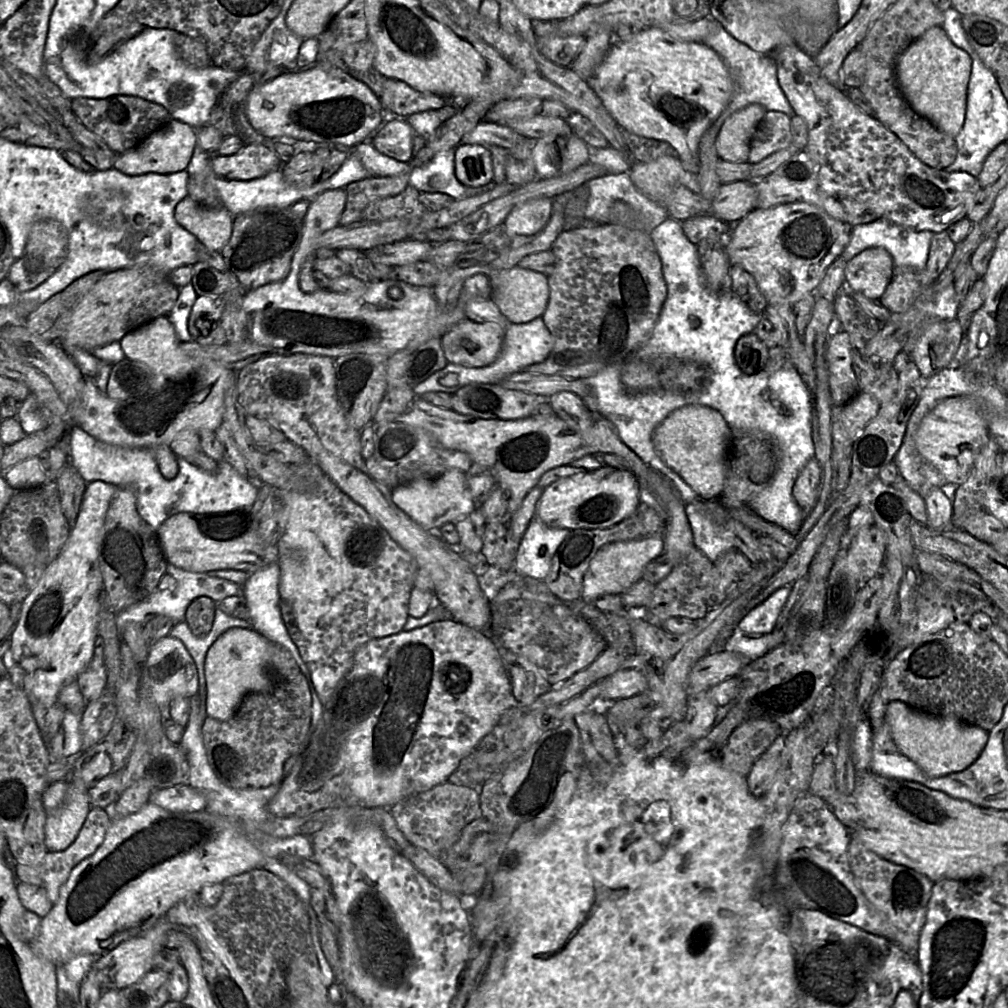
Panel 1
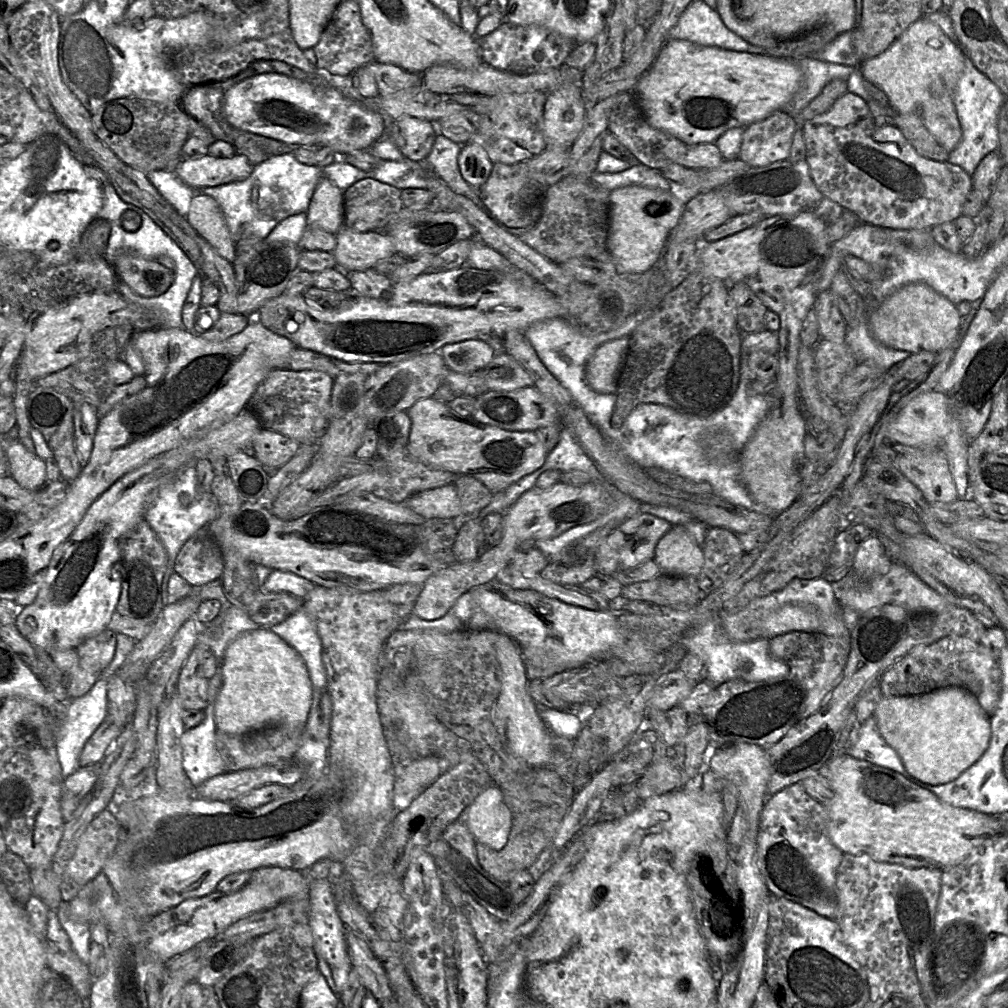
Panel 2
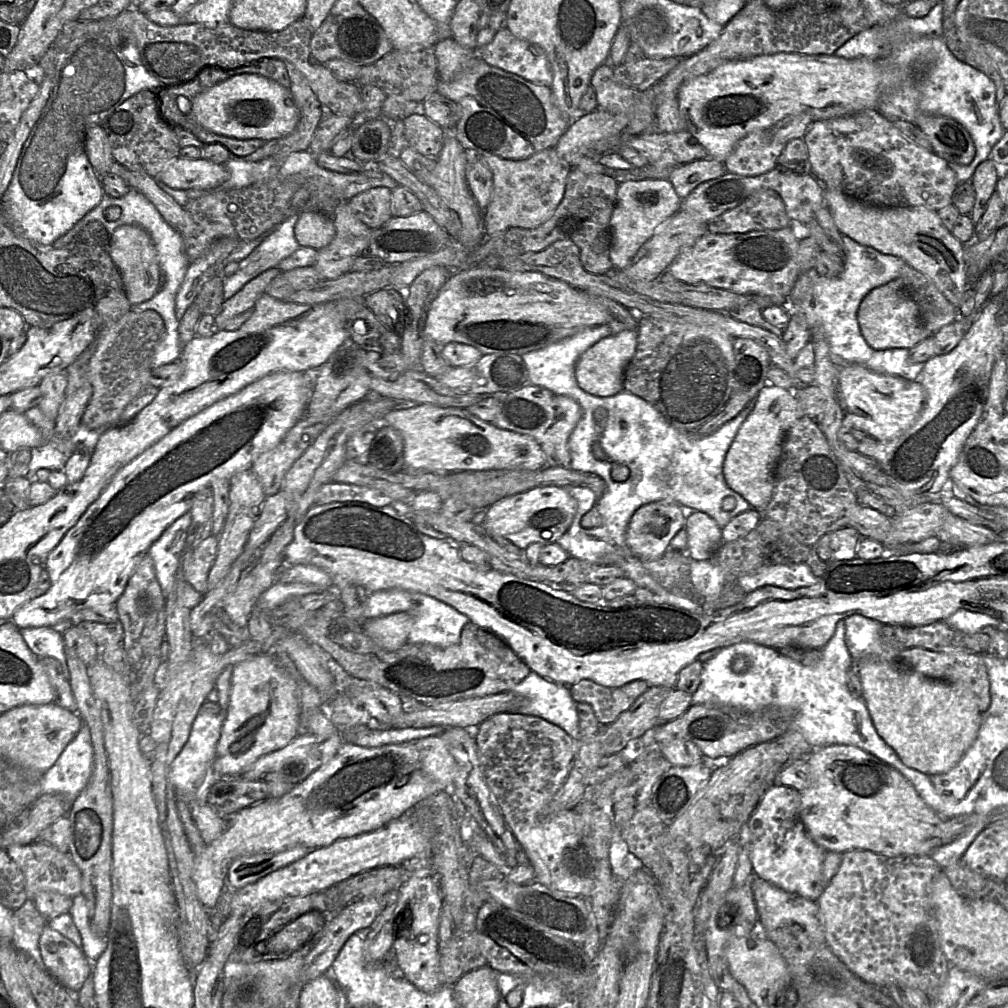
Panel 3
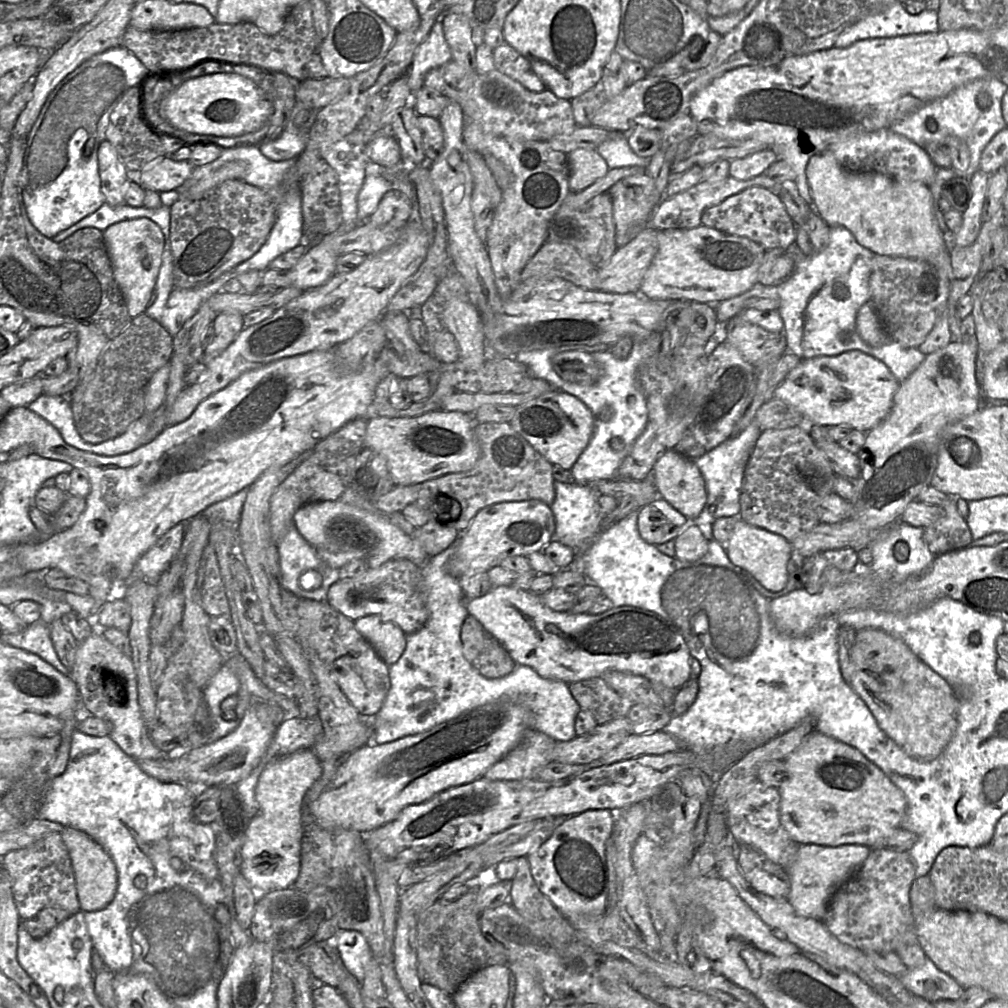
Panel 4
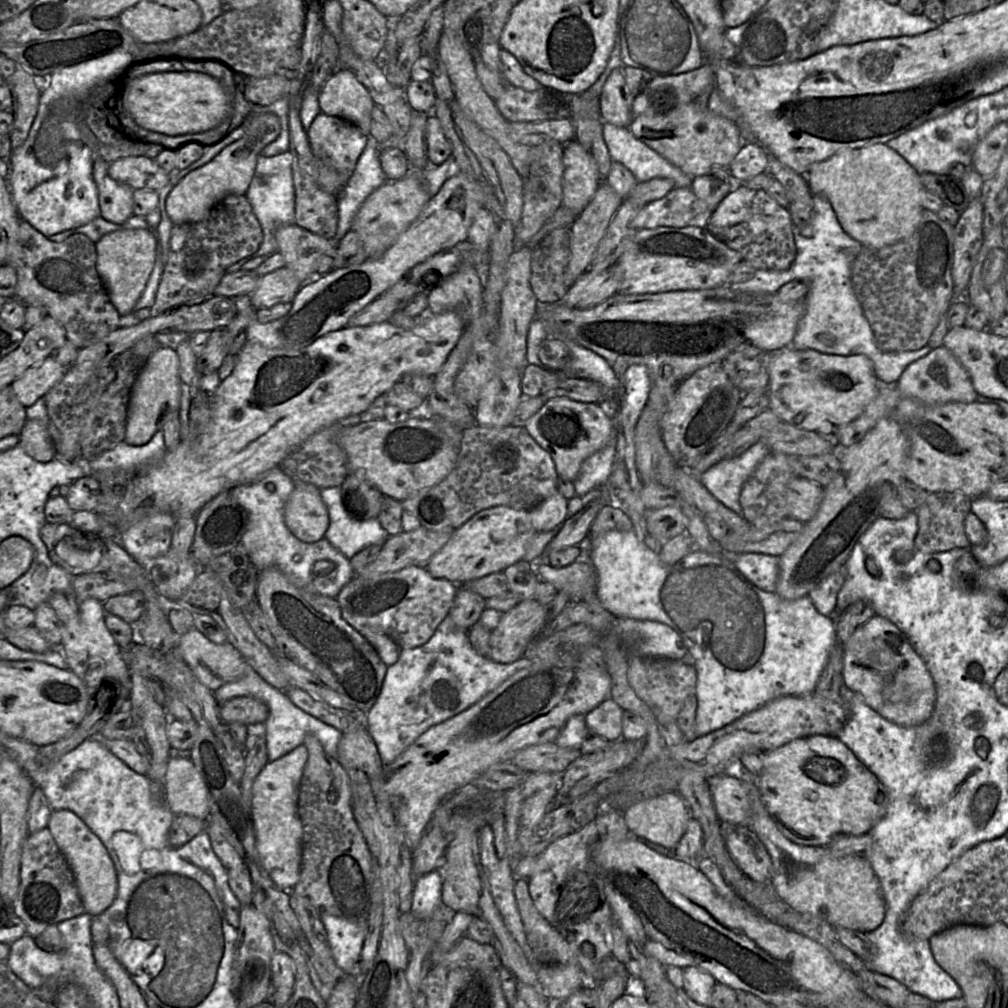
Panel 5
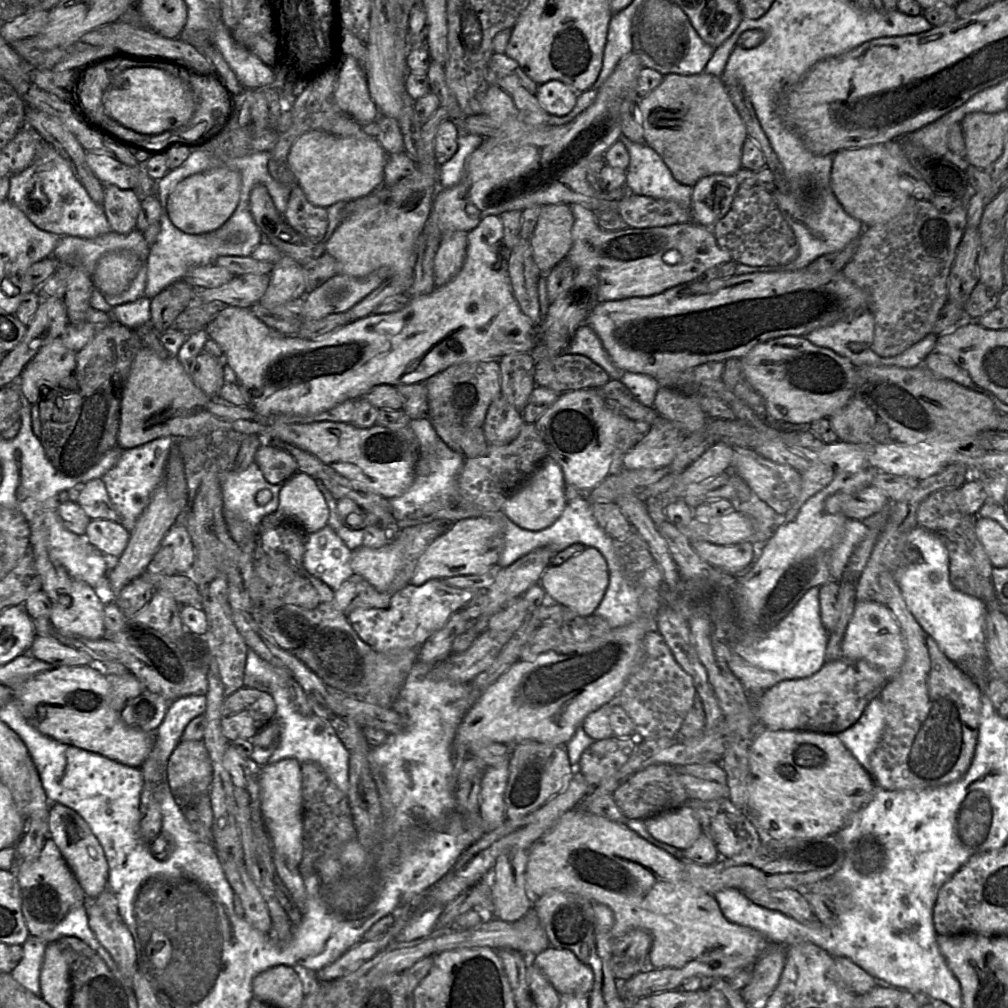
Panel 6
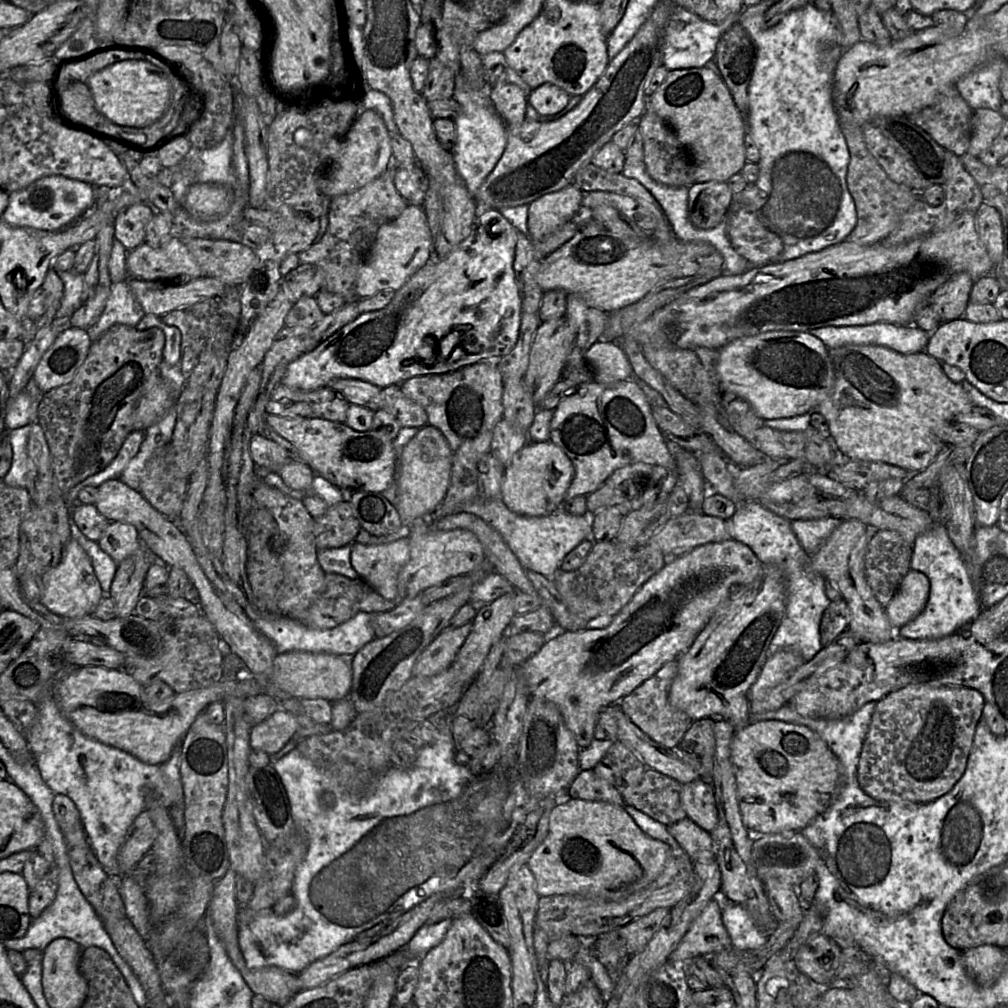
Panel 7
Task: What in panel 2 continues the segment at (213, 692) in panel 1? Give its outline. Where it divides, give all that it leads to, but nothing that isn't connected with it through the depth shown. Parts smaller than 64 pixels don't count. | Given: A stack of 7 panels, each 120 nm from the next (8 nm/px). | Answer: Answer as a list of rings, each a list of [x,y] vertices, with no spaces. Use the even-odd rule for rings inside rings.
[[[257,628],[231,641],[221,663],[222,687],[214,702],[214,719],[219,730],[245,735],[266,725],[278,725],[293,734],[303,733],[312,701],[312,684],[303,659],[290,645],[268,628]]]

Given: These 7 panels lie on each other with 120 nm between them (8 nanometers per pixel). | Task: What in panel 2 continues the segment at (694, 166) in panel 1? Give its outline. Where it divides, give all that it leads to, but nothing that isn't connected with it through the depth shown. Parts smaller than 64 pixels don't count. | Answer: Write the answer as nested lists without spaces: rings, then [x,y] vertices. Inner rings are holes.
[[[668,39],[651,68],[639,79],[633,92],[652,127],[675,136],[687,145],[696,145],[714,143],[729,129],[746,128],[776,111],[784,111],[798,91],[800,83],[801,70],[793,60]]]

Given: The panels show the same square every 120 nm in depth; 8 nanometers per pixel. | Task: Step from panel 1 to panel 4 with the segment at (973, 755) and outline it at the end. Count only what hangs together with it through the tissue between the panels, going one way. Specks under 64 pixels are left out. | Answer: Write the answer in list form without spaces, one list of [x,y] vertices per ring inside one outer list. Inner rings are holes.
[[[878,629],[857,632],[850,687],[867,705],[881,730],[909,756],[930,761],[947,747],[956,729],[957,698],[949,684],[900,639]]]

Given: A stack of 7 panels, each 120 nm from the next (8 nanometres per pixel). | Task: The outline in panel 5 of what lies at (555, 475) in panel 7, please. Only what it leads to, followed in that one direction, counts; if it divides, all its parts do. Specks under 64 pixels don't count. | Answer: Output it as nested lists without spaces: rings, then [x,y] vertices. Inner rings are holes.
[[[559,491],[534,508],[528,510],[531,523],[537,532],[547,532],[567,519],[568,499]]]

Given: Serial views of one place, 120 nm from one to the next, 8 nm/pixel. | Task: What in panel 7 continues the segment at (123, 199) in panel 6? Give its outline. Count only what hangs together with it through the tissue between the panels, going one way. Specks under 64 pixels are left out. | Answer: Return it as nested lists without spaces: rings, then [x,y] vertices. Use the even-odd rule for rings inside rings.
[[[142,202],[121,210],[114,220],[114,238],[119,240],[127,251],[132,251],[145,242],[145,230],[156,210]]]

